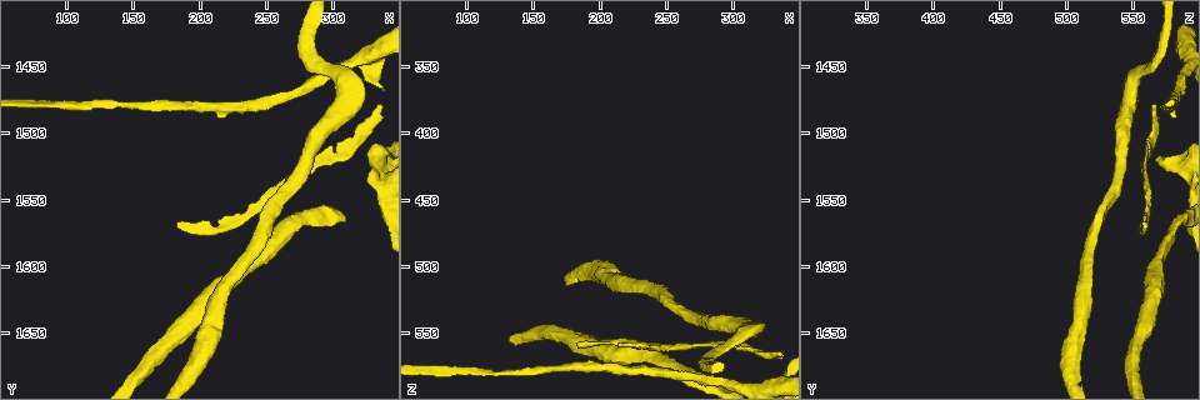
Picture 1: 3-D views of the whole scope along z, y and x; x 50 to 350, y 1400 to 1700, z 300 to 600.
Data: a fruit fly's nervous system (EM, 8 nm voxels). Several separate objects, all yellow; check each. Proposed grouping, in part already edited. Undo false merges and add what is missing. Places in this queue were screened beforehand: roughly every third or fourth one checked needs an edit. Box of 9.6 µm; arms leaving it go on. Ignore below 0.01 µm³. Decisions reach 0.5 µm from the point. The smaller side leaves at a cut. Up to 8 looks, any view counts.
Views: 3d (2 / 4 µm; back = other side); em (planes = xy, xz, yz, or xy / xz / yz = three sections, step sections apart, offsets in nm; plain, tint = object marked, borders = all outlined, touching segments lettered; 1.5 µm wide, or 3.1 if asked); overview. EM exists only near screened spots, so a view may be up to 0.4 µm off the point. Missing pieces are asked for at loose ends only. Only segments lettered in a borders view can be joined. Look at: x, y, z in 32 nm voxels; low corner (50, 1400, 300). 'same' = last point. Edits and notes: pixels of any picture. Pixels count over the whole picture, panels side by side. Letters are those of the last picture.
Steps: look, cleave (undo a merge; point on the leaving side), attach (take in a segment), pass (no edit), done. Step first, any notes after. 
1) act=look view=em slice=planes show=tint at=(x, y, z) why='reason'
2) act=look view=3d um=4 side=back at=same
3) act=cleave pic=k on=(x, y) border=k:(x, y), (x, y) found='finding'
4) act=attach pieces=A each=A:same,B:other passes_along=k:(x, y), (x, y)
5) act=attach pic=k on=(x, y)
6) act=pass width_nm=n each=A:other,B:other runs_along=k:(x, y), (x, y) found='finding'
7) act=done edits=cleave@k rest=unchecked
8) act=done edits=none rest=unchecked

act=look view=3d um=4 at=(334, 1480, 564) why='branch stops here'

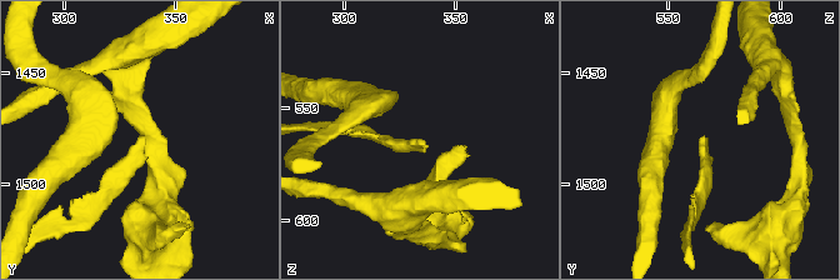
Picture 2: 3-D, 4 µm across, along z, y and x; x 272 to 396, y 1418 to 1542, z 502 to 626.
act=look view=em slice=planes show=borders at=(336, 1478, 565)

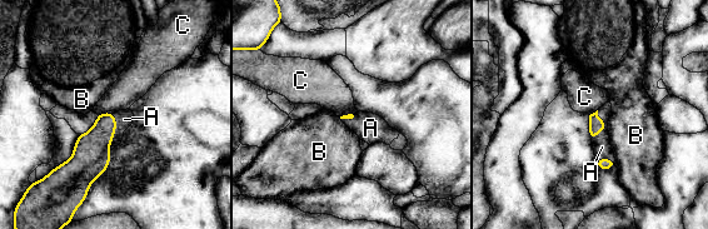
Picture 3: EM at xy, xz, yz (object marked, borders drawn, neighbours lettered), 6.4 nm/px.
act=attach pic=3 on=(602, 147) each=A:same,B:other,C:other passes_along=3:(596, 124), (604, 125), (602, 147) found='the cell continues'

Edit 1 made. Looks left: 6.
act=look view=3d um=4 at=(116, 1478, 582) why='narrows sharply'

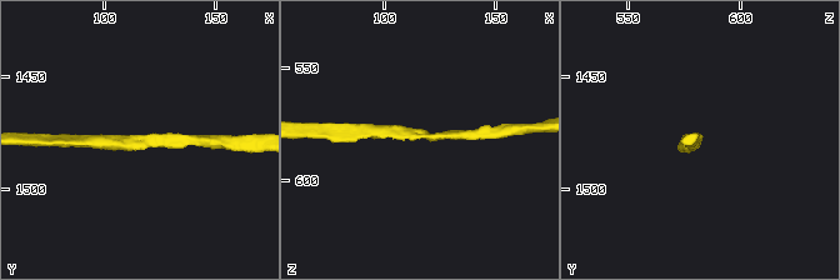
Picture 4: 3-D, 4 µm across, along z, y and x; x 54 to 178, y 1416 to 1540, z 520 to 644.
act=look view=em slice=planes show=plain at=(118, 1478, 581) arm_widths_nm=160,200

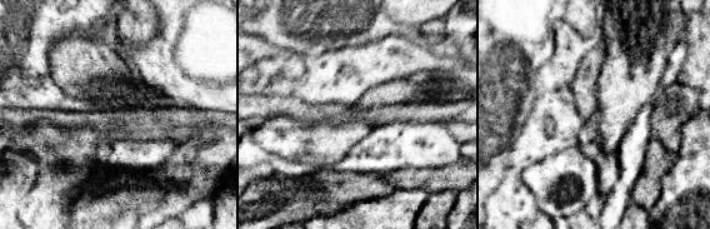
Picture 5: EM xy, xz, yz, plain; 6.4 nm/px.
act=look view=em slice=planes show=borders at=same why='see the neighbours'

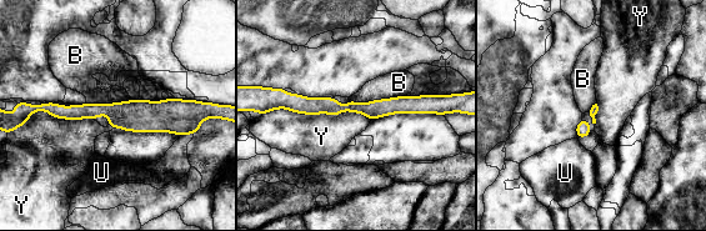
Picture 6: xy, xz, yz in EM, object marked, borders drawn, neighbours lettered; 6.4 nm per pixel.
act=pass width_nm=90 each=B:other,U:other,Y:other found='one cell here'

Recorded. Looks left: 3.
act=done edits=attach@3 rest=unchecked

